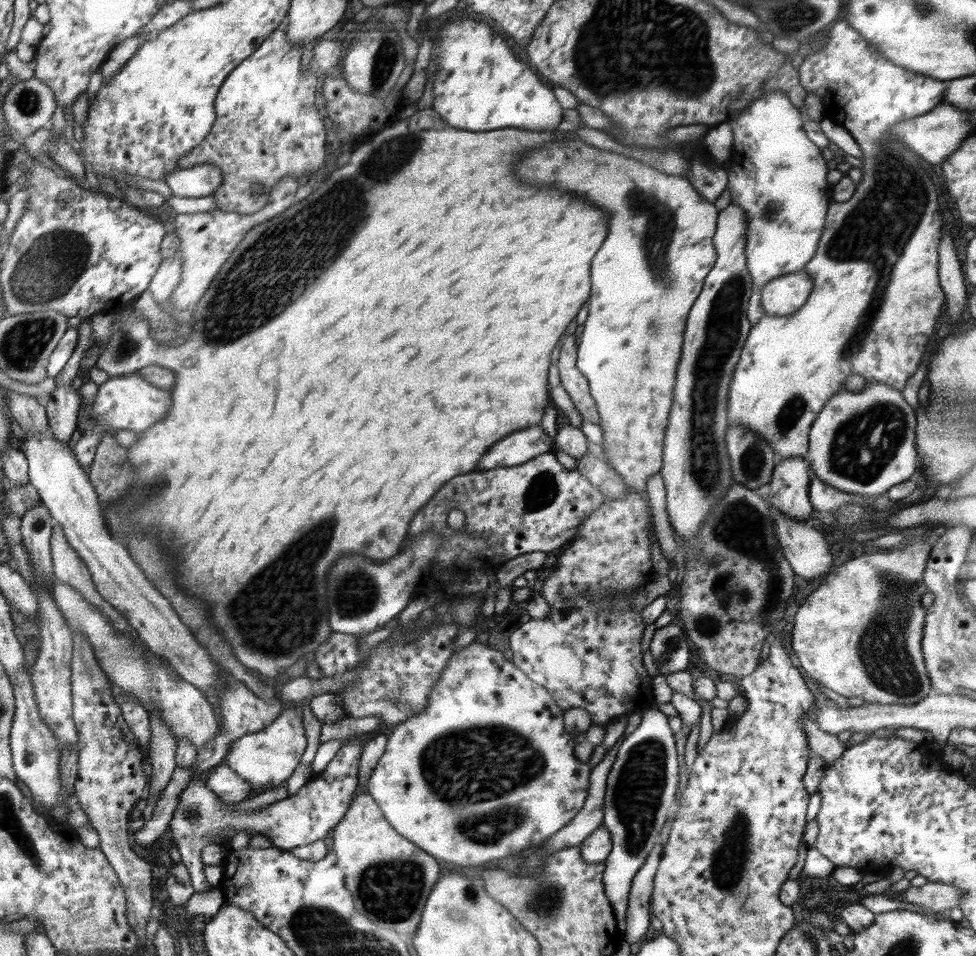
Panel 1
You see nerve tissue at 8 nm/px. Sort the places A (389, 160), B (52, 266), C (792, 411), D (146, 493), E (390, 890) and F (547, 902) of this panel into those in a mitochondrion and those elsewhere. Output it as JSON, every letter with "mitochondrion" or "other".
{"A":"mitochondrion","B":"mitochondrion","C":"mitochondrion","D":"mitochondrion","E":"mitochondrion","F":"mitochondrion"}

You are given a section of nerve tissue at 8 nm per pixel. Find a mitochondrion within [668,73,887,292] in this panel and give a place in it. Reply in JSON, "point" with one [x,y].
{"point":[772,208]}

